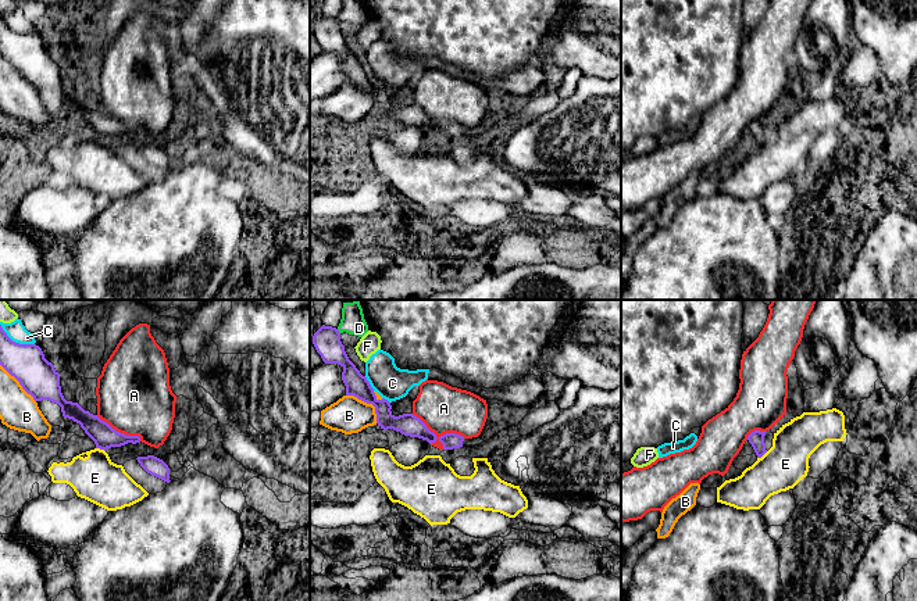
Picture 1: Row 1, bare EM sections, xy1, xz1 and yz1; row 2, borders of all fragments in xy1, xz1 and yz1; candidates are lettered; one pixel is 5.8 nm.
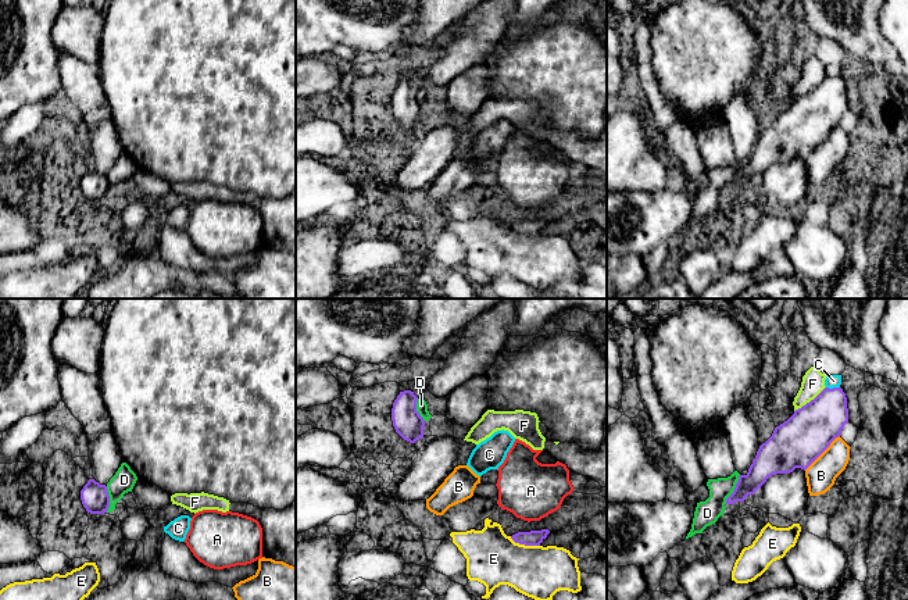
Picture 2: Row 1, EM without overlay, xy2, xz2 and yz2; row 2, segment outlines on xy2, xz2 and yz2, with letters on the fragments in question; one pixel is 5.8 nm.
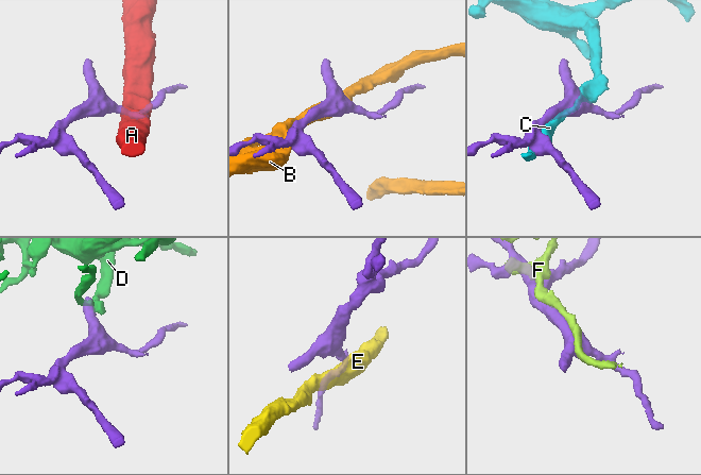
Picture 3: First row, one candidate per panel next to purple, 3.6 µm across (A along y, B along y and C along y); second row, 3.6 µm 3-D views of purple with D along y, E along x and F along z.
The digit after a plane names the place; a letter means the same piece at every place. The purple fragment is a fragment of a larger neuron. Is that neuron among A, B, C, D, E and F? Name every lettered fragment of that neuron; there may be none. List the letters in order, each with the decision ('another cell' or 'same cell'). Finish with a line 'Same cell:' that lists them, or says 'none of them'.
A: another cell
B: another cell
C: another cell
D: another cell
E: another cell
F: another cell
Same cell: none of them

